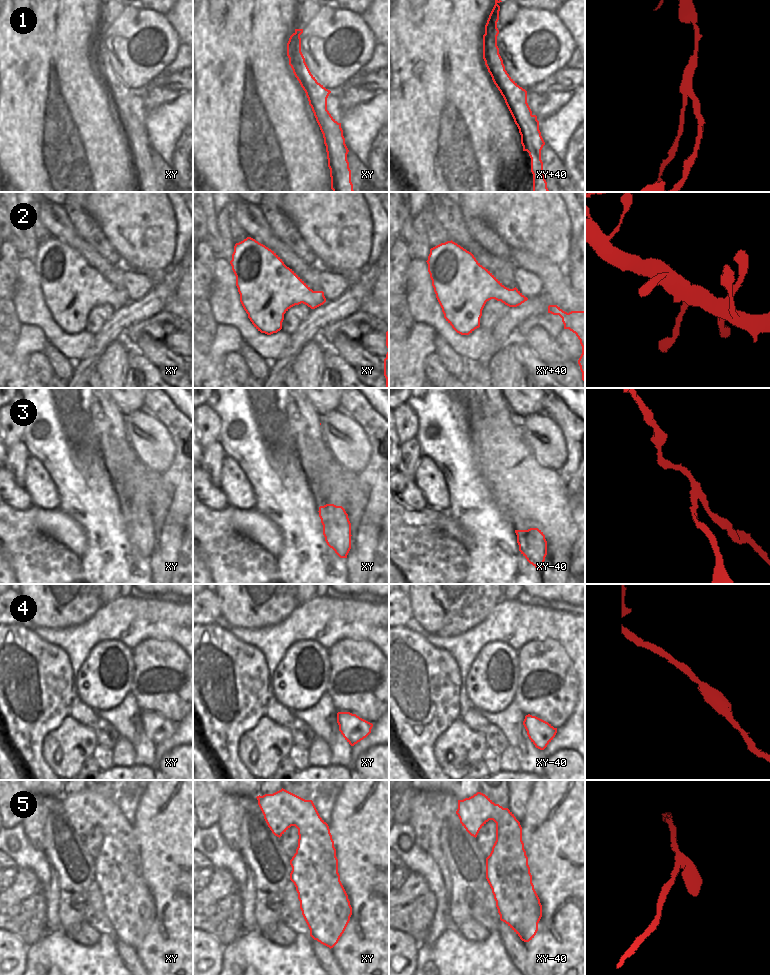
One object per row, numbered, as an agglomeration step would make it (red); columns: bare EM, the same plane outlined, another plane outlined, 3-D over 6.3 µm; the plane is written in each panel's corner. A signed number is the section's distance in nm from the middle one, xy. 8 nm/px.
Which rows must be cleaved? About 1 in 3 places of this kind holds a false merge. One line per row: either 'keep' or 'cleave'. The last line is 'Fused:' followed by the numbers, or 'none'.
1: cleave
2: keep
3: cleave
4: keep
5: keep
Fused: 1, 3

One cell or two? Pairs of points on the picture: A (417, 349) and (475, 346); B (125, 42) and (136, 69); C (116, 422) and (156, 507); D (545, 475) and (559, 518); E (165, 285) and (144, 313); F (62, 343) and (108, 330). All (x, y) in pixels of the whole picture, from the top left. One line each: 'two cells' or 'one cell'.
A: two cells
B: one cell
C: one cell
D: one cell
E: one cell
F: two cells

